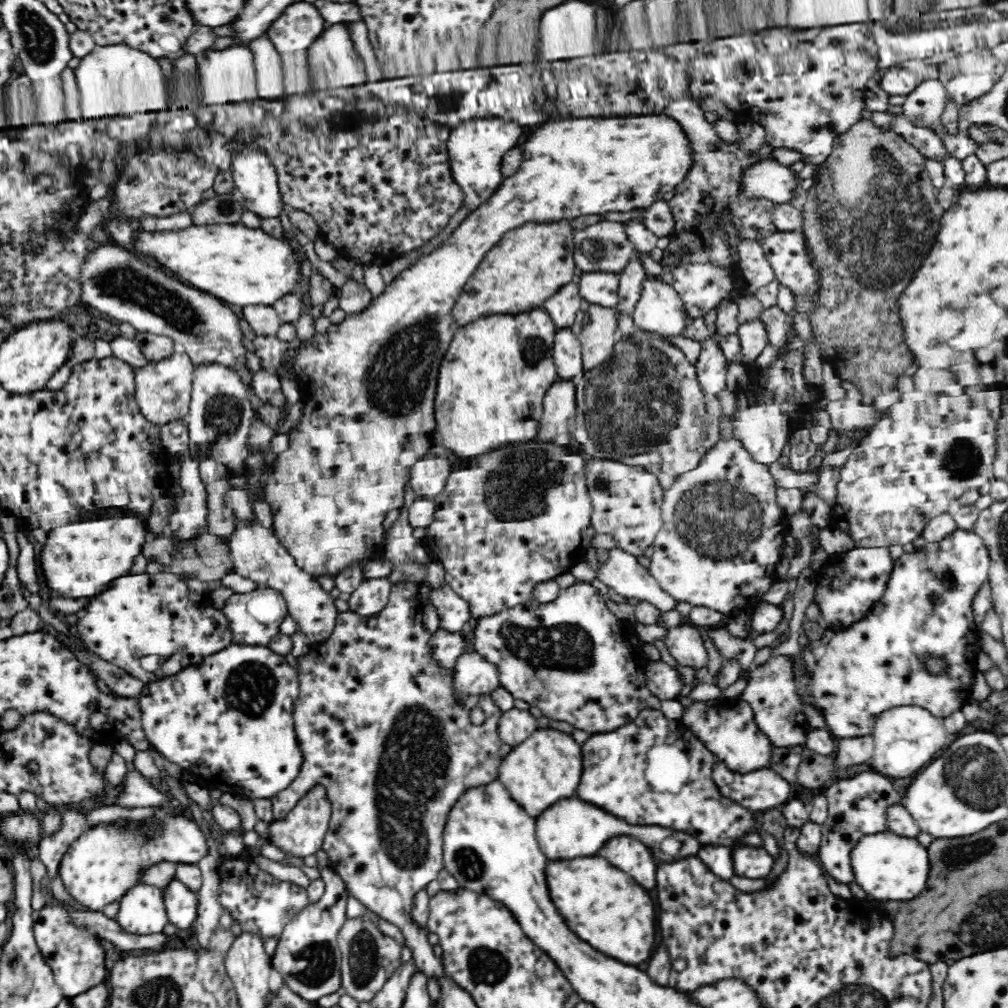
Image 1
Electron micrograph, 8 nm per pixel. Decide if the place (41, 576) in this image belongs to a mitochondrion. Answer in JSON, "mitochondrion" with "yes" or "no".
{"mitochondrion":"no"}

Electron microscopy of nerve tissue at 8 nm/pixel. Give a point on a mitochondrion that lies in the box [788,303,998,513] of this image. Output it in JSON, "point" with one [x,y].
{"point":[962,461]}

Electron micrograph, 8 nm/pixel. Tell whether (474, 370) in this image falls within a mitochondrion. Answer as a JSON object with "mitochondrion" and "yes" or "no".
{"mitochondrion":"no"}

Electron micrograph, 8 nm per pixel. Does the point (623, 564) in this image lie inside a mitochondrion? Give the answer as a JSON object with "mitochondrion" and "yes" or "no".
{"mitochondrion":"no"}

